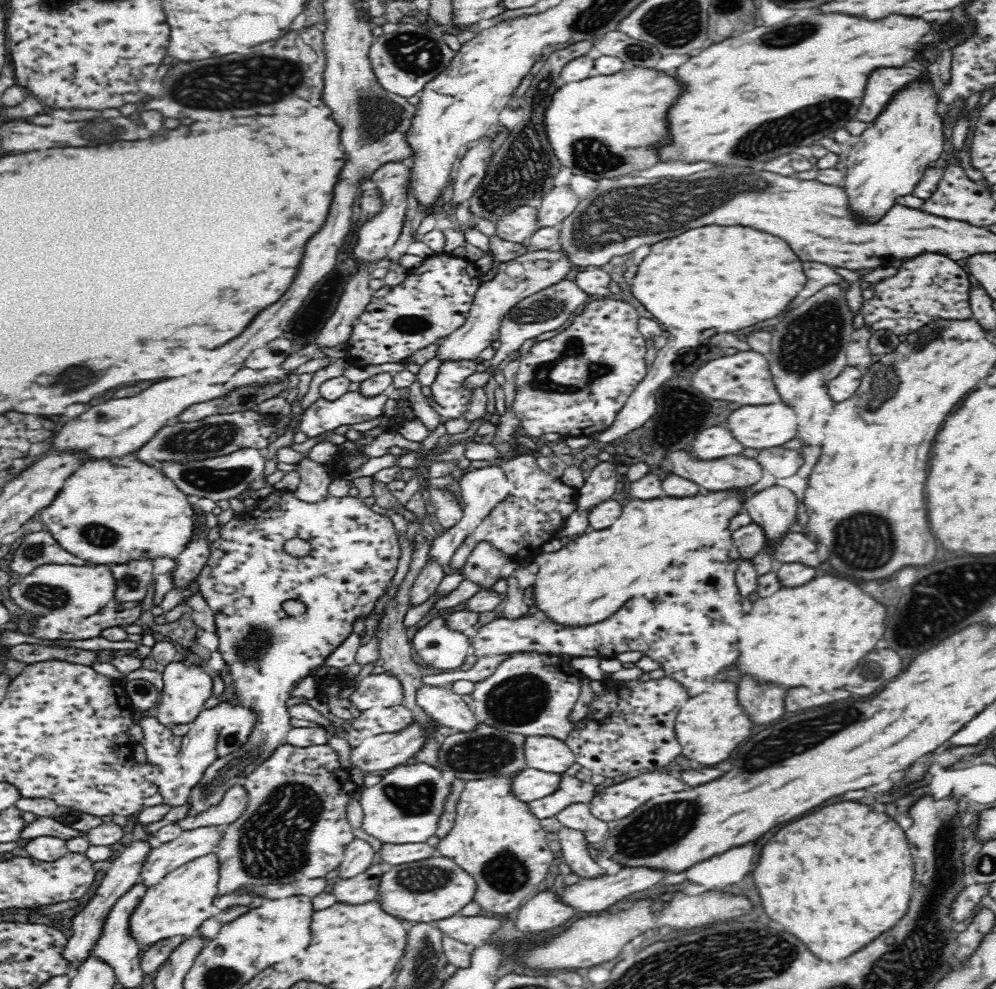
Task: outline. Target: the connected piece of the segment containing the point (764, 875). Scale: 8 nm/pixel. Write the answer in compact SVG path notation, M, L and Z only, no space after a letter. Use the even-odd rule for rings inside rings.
M838 802L838 804L828 804L824 808L818 808L814 814L808 814L808 816L804 816L804 818L784 826L782 830L778 830L764 844L760 860L758 860L758 866L752 872L752 876L754 876L754 884L756 884L758 892L760 892L762 906L766 910L766 914L772 920L780 922L786 932L798 936L814 952L814 956L818 956L820 960L834 962L834 960L842 960L842 958L854 954L856 950L864 948L876 936L880 936L882 932L886 932L892 926L896 926L896 922L906 914L908 904L910 904L910 894L912 894L912 882L914 882L914 864L912 864L912 854L910 854L910 846L908 846L908 840L904 836L904 830L898 826L896 820L892 820L888 814L876 812L870 806L860 804L860 802Z

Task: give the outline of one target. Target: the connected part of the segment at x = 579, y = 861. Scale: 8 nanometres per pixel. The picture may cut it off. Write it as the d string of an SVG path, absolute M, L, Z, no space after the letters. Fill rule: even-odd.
M562 826L557 834L561 844L563 861L570 867L570 872L578 876L579 880L593 879L607 874L606 870L602 869L590 857L586 847L589 842L586 841L584 833Z

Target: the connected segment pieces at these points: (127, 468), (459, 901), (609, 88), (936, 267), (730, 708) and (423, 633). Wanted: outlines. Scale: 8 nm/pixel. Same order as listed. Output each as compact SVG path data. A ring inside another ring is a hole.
M128 458L92 460L82 464L64 484L58 496L40 514L45 530L58 540L62 548L76 554L82 560L96 564L126 564L142 558L176 559L186 550L195 532L192 500L186 502L186 494L164 476L160 470Z
M436 854L430 858L406 862L391 866L390 871L380 879L379 894L382 908L398 916L400 920L410 922L438 922L460 914L462 909L474 901L477 882L463 868L444 855Z
M636 67L634 70L625 68L618 74L608 76L593 73L582 82L561 83L552 94L548 108L544 110L546 137L561 165L594 180L614 178L634 170L650 168L658 164L654 146L668 140L666 110L672 106L680 90L682 84L678 84L672 76L642 67Z
M930 256L930 260L906 260L902 266L897 270L894 276L885 278L884 280L878 281L873 287L873 299L865 300L861 304L861 312L864 316L865 325L869 326L873 332L884 331L892 332L894 334L910 334L922 328L930 322L930 320L936 320L936 318L945 318L946 320L964 320L964 318L973 318L972 309L970 308L970 303L968 302L968 288L970 288L970 276L967 275L967 268L963 267L962 264L955 263L955 260L948 259L947 256Z
M723 677L712 682L710 692L691 697L678 711L674 724L681 754L706 766L724 762L736 750L736 746L752 734L754 726L738 702L737 684Z
M452 608L440 610L411 639L413 649L420 658L434 668L458 668L471 653L471 641L464 630L454 630L447 623L453 612Z

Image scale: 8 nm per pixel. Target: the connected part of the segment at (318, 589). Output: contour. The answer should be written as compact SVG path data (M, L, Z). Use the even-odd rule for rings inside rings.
M275 491L274 494L270 494L267 498L258 501L257 507L253 512L242 514L240 517L233 517L219 530L220 536L216 539L212 546L210 545L210 557L208 558L201 573L197 576L200 583L199 593L206 599L208 605L213 610L216 623L216 632L219 640L219 650L222 654L222 658L228 664L226 669L230 672L230 682L232 690L238 696L238 704L251 708L255 714L257 714L257 721L246 741L236 752L232 752L223 757L218 757L202 774L202 778L198 780L198 784L194 784L194 788L190 788L189 809L186 813L186 817L198 816L201 812L206 812L217 804L220 804L222 797L228 792L233 786L242 784L242 780L246 778L254 769L262 764L262 761L266 760L280 744L285 742L286 735L290 732L290 718L289 708L286 707L286 702L291 698L290 690L296 682L300 682L304 676L310 674L310 670L318 668L318 666L324 665L324 660L327 656L332 654L333 650L336 650L346 638L348 634L352 632L352 624L356 618L360 616L368 617L370 612L374 609L378 598L384 594L384 588L388 586L388 582L392 580L394 573L398 566L398 559L400 558L400 544L398 543L398 536L392 521L384 516L377 513L373 508L368 507L361 498L352 498L352 496L346 496L346 498L332 497L326 498L324 502L320 503L308 503L303 502L295 498L293 492L288 491ZM291 538L300 538L310 543L310 552L307 556L298 558L294 557L288 552L285 552L284 545L287 540ZM286 600L300 600L308 606L308 612L304 616L300 616L300 619L295 619L294 616L288 616L286 611L282 609L282 602Z

